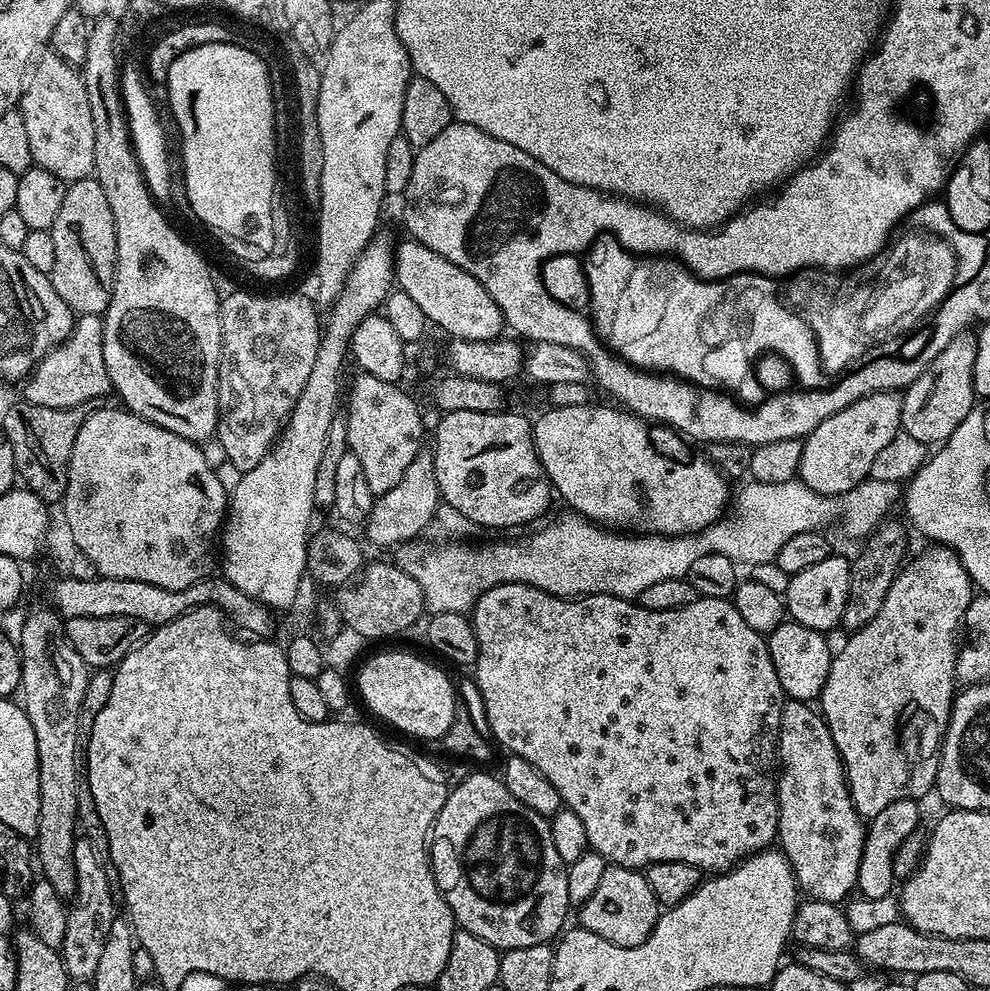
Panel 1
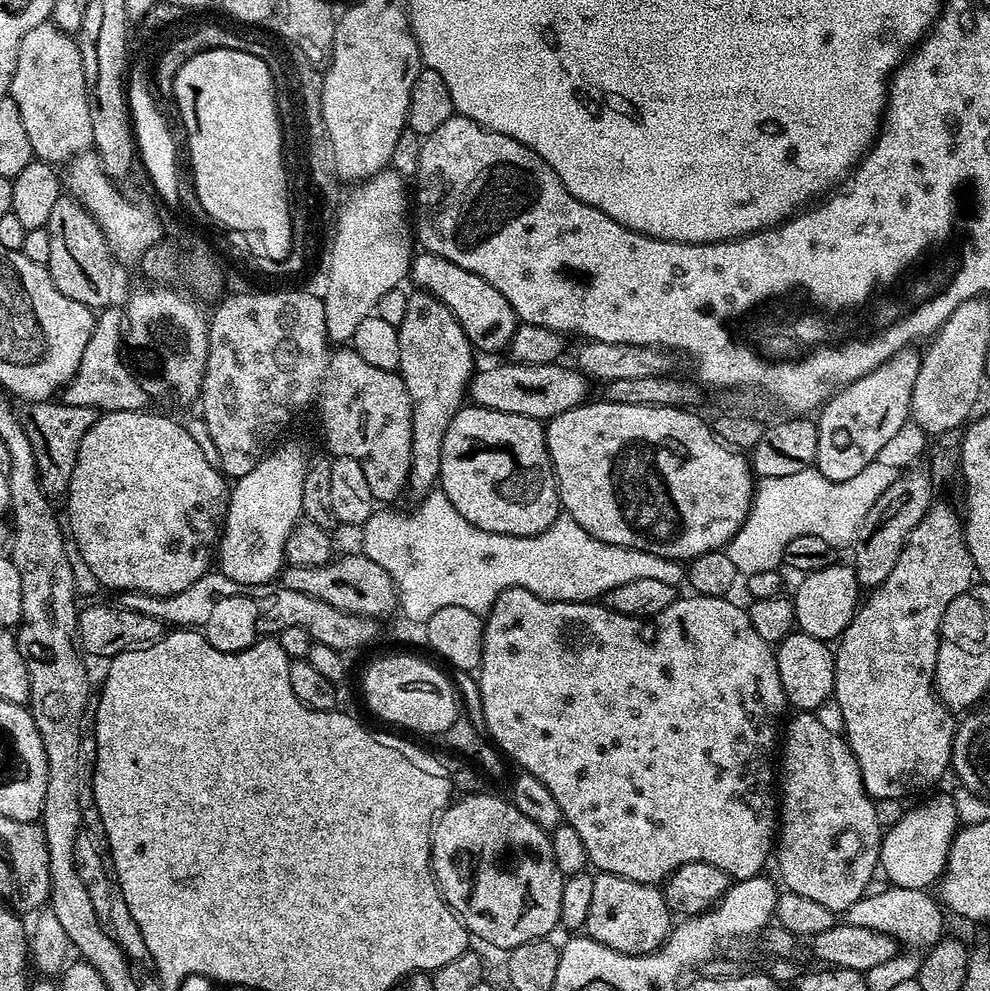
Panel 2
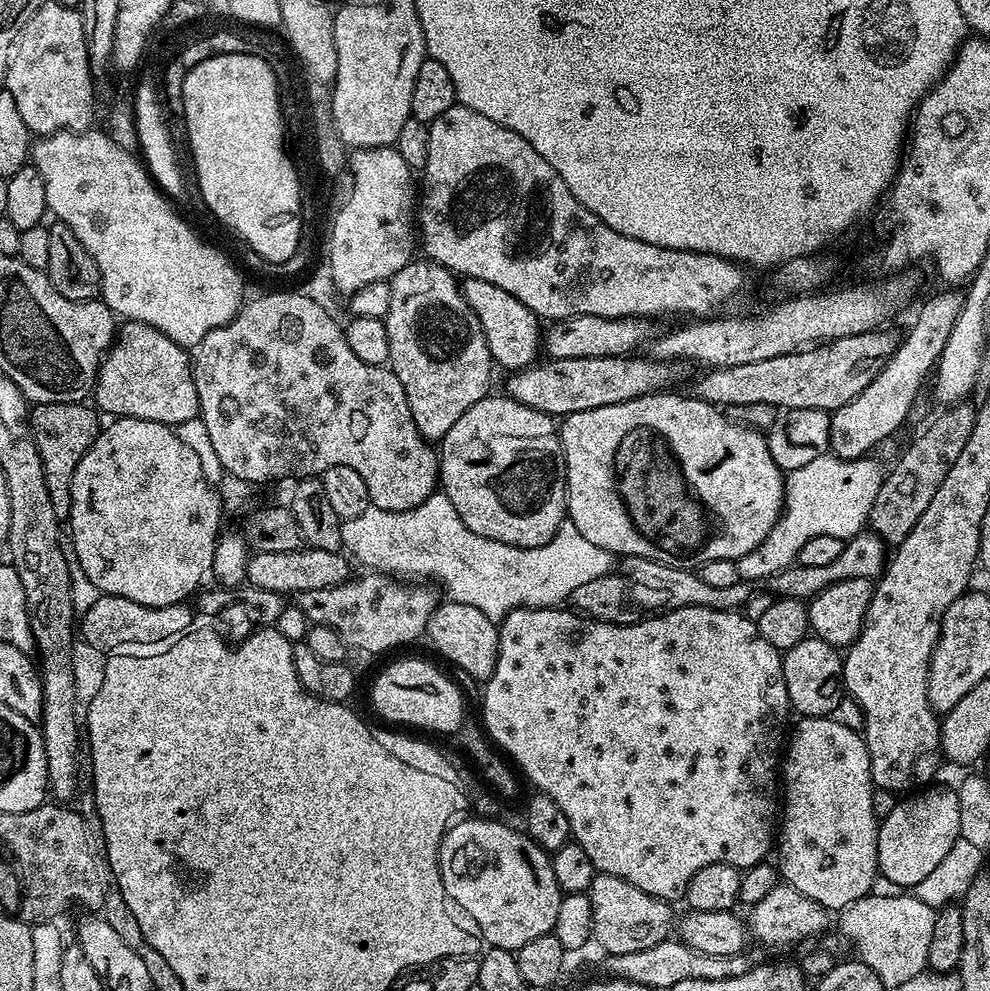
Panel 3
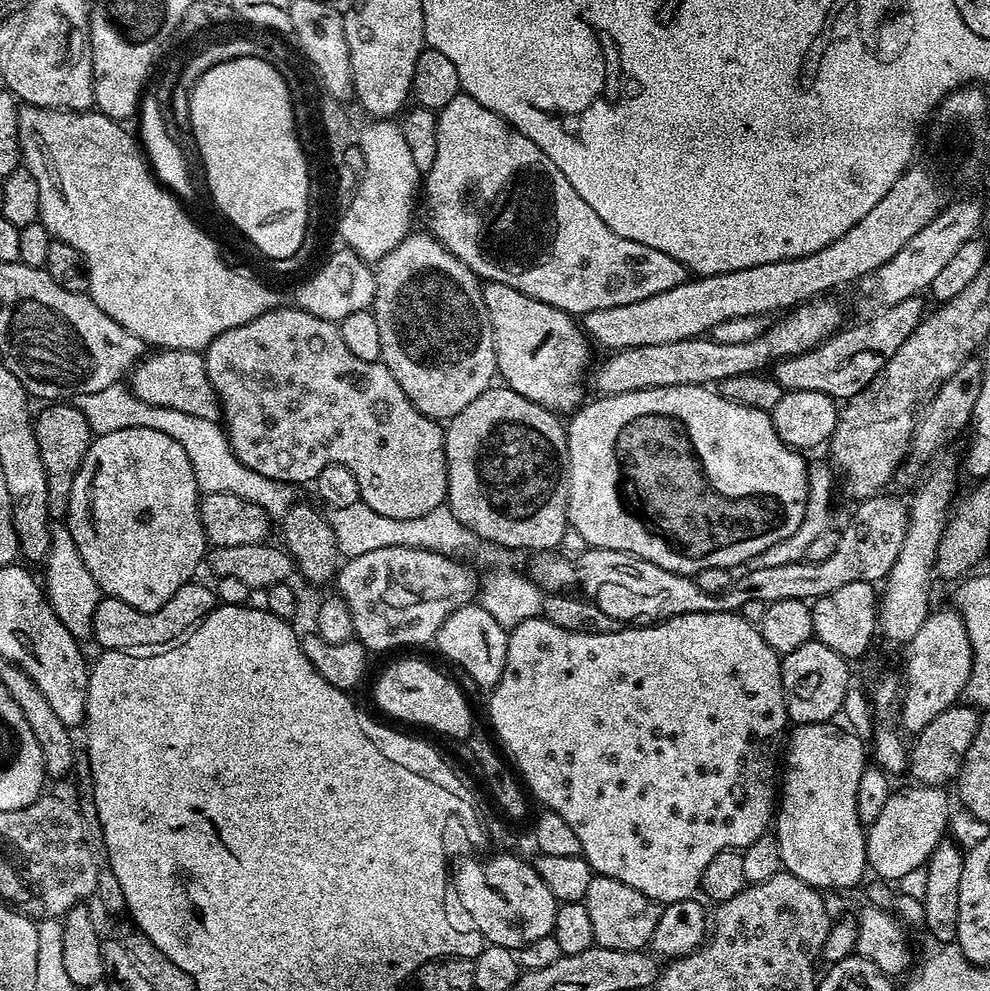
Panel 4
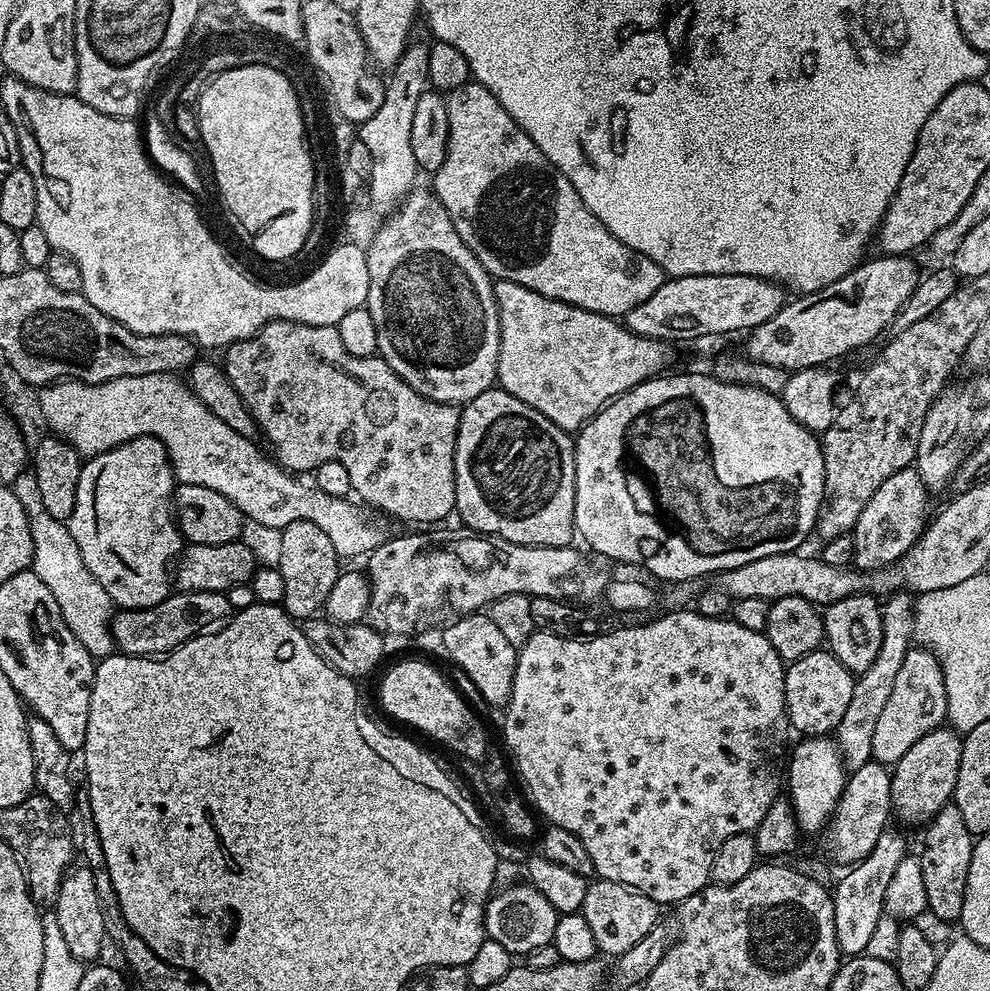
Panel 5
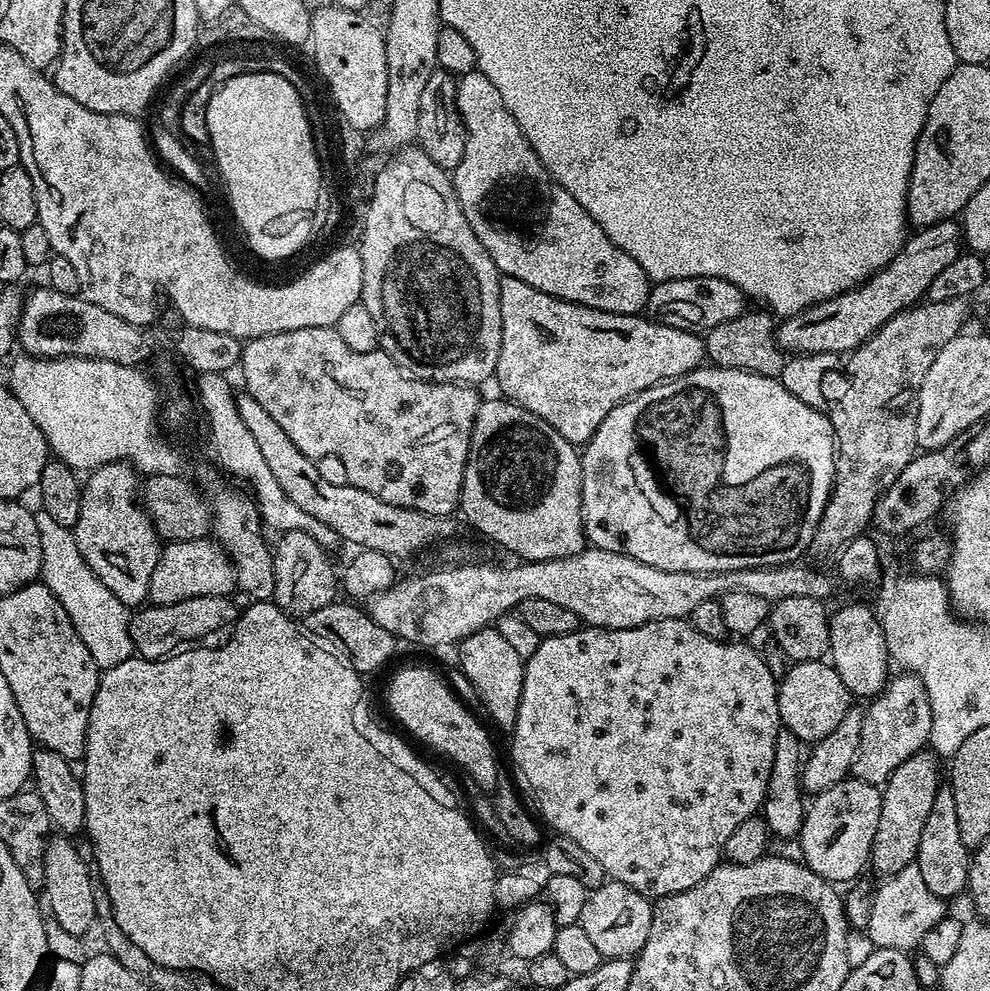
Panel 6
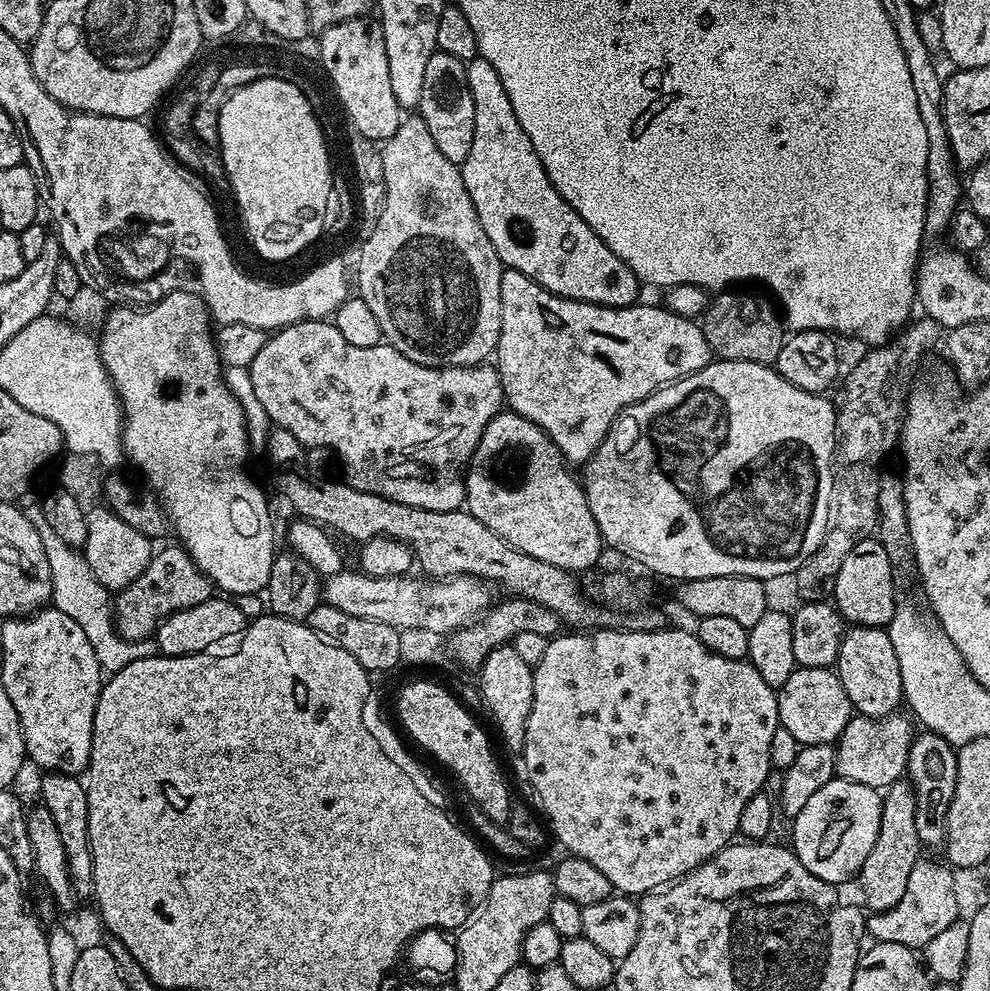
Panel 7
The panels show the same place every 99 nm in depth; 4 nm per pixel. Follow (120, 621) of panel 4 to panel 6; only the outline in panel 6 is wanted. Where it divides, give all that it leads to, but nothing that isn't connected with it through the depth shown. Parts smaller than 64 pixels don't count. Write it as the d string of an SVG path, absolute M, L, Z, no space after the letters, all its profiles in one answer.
M203 596L186 598L186 602L144 606L133 611L128 625L135 655L145 661L163 660L165 656L175 656L177 652L195 645L192 644L195 640L204 640L223 628L231 629L238 615L234 601L226 596Z

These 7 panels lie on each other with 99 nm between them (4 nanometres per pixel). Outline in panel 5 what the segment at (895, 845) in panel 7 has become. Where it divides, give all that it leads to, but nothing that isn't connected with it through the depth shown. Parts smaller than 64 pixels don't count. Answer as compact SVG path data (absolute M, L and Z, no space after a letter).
M941 726L930 730L930 734L922 734L906 754L891 769L892 774L892 812L900 820L908 824L920 824L932 819L942 810L956 794L956 783L958 782L958 766L962 766L962 746L964 741L961 733L948 726Z

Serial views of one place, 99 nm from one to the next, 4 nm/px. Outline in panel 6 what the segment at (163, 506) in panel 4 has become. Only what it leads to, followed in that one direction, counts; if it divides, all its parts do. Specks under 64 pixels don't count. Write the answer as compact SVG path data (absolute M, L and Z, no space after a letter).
M127 462L92 469L83 481L80 513L74 523L78 550L82 550L86 566L102 578L106 590L110 590L118 602L129 606L143 605L149 599L150 574L154 574L154 566L158 566L162 547L151 516L138 499L136 476L137 469Z

